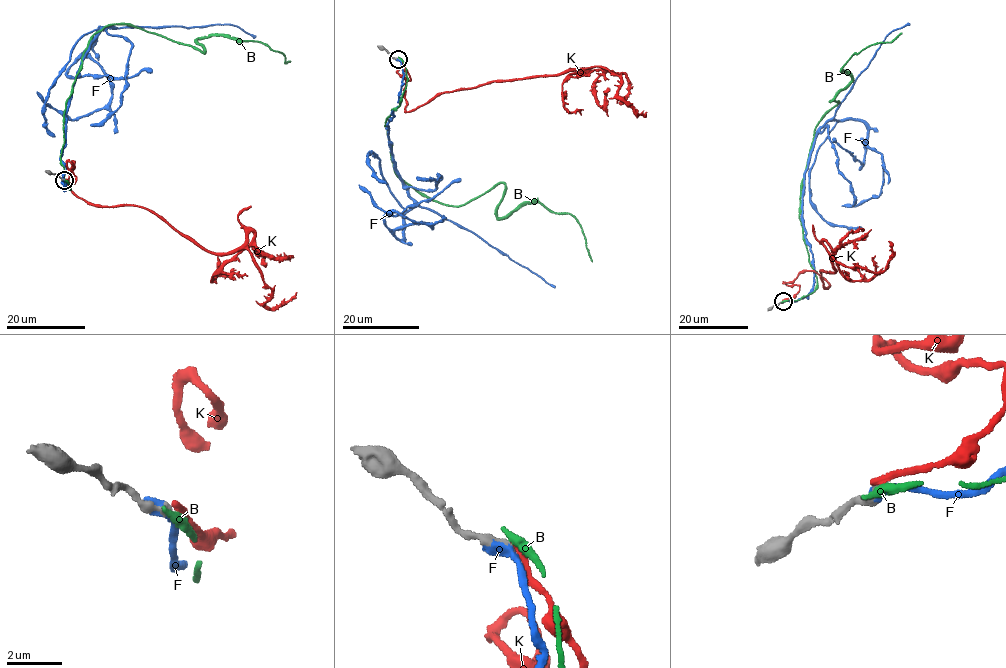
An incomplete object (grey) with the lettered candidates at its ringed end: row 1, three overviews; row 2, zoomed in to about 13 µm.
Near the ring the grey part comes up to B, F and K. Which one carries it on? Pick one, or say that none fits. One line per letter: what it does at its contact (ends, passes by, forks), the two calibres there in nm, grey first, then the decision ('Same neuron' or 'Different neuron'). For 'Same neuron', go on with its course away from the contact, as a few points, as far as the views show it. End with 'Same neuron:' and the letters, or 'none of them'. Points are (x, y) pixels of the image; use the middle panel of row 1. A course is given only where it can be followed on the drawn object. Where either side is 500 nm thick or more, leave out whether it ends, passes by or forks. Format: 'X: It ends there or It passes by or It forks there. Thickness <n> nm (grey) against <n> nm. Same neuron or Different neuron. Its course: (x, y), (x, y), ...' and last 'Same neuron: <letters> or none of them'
B: It ends there. Thickness 280 nm (grey) against 340 nm. Different neuron
F: It ends there. Thickness 320 nm (grey) against 480 nm. Same neuron. Its course: (398, 59), (387, 136), (413, 202), (404, 237), (394, 232), (431, 228), (383, 211), (359, 185)
K: It ends there. Thickness 240 nm (grey) against 280 nm. Different neuron
Same neuron: F

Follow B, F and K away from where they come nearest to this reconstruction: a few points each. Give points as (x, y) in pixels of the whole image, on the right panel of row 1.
B: (783, 301), (817, 285), (801, 184), (814, 131), (852, 77), (842, 67), (902, 32)
F: (783, 302), (813, 285), (815, 138), (862, 120), (880, 193), (842, 206)
K: (783, 300), (800, 273), (829, 287), (820, 270), (834, 272), (831, 255), (883, 270), (888, 241)

